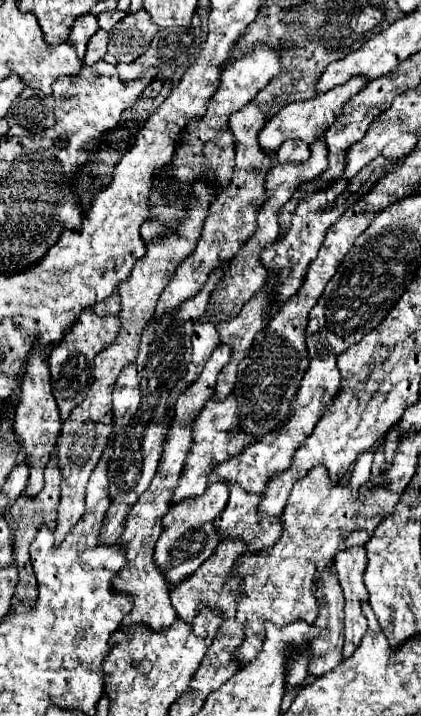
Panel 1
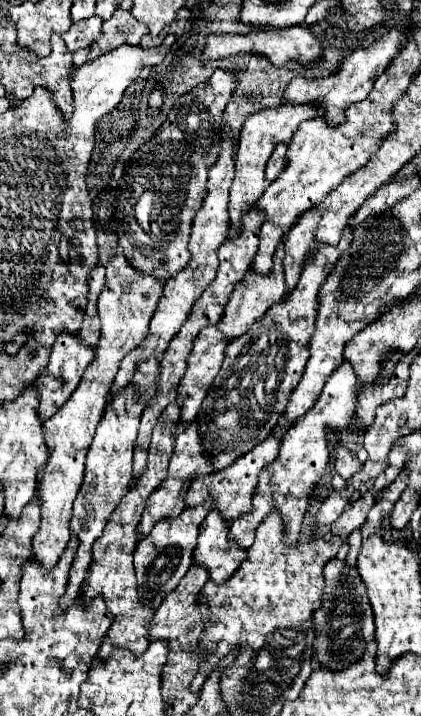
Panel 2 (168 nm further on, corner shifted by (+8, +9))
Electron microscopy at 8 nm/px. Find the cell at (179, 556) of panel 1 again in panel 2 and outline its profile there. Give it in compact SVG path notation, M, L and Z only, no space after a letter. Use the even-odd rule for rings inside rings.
M207 500L201 506L195 508L185 508L177 518L167 518L161 520L153 526L153 532L145 538L139 540L133 558L135 558L135 570L137 570L137 590L139 590L139 600L143 606L151 606L151 610L157 610L159 604L167 594L171 594L179 580L187 574L195 550L195 538L199 534L199 524L203 518L209 514L213 508L213 502Z

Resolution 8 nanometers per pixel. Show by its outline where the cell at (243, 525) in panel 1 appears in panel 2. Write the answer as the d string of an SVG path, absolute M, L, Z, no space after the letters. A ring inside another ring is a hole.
M211 510L199 528L199 542L195 546L193 564L205 566L209 580L213 580L215 584L229 580L245 558L243 548L229 544L227 532L229 524L219 516L217 510Z

